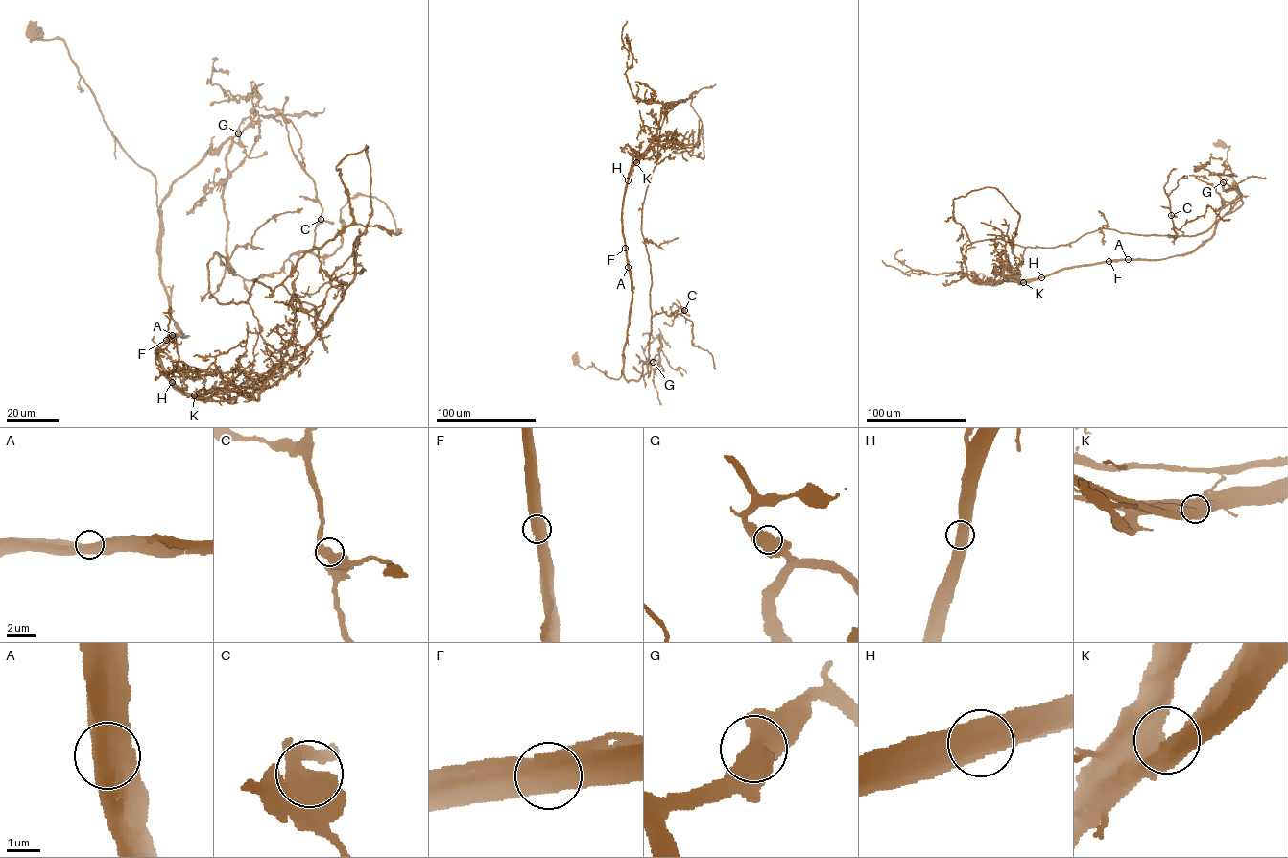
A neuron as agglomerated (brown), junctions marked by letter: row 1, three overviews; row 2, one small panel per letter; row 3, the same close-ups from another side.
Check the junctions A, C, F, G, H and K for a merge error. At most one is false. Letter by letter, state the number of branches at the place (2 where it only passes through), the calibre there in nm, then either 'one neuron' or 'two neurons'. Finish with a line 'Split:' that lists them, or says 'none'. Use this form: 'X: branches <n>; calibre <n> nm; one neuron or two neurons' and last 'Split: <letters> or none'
A: branches 2; calibre 650 nm; one neuron
C: branches 2; calibre 600 nm; one neuron
F: branches 2; calibre 700 nm; one neuron
G: branches 2; calibre 700 nm; one neuron
H: branches 2; calibre 650 nm; one neuron
K: branches 2; calibre 650 nm; one neuron
Split: none

